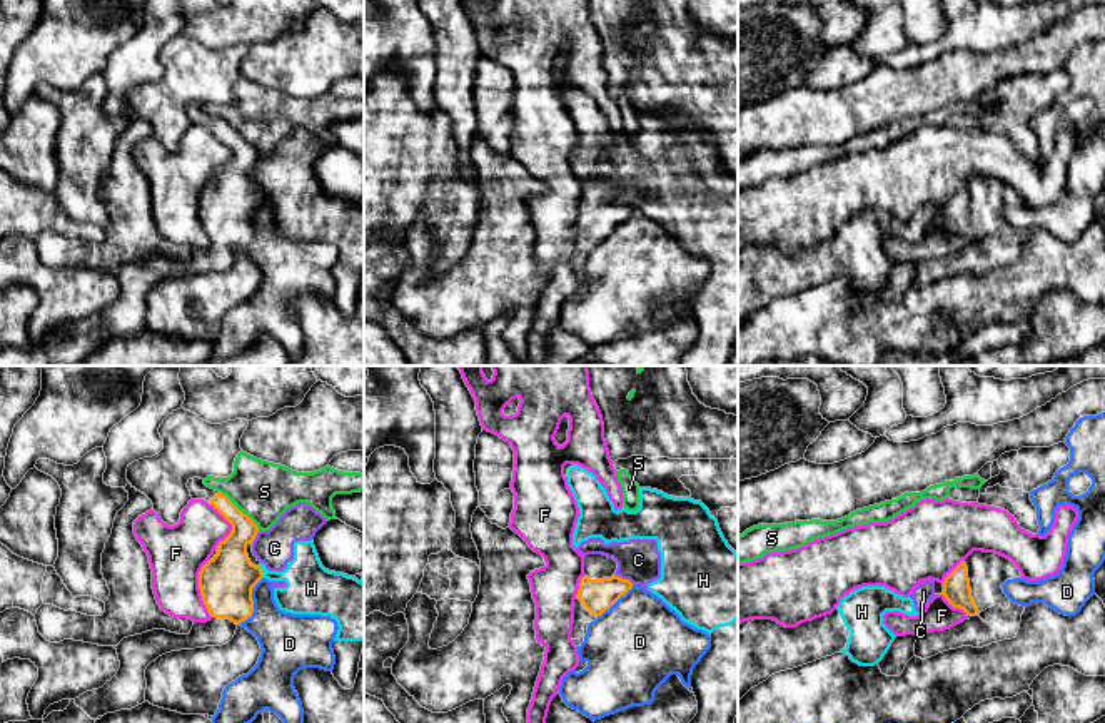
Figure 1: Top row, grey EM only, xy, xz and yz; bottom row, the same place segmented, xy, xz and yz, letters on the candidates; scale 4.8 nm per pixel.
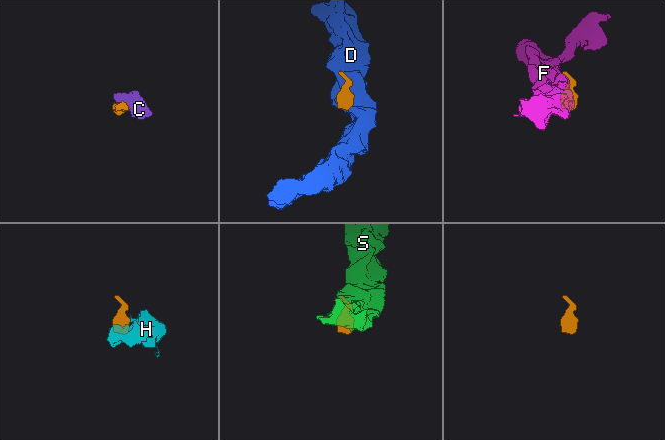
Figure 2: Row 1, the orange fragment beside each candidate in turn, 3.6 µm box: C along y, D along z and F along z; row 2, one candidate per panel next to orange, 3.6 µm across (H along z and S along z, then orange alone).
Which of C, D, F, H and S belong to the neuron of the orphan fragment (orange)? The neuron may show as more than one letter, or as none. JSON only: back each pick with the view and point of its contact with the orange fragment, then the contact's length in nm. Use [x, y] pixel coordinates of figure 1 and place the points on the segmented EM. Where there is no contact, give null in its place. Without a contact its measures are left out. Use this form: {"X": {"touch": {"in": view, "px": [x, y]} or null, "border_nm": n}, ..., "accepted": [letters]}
{"accepted": []}

